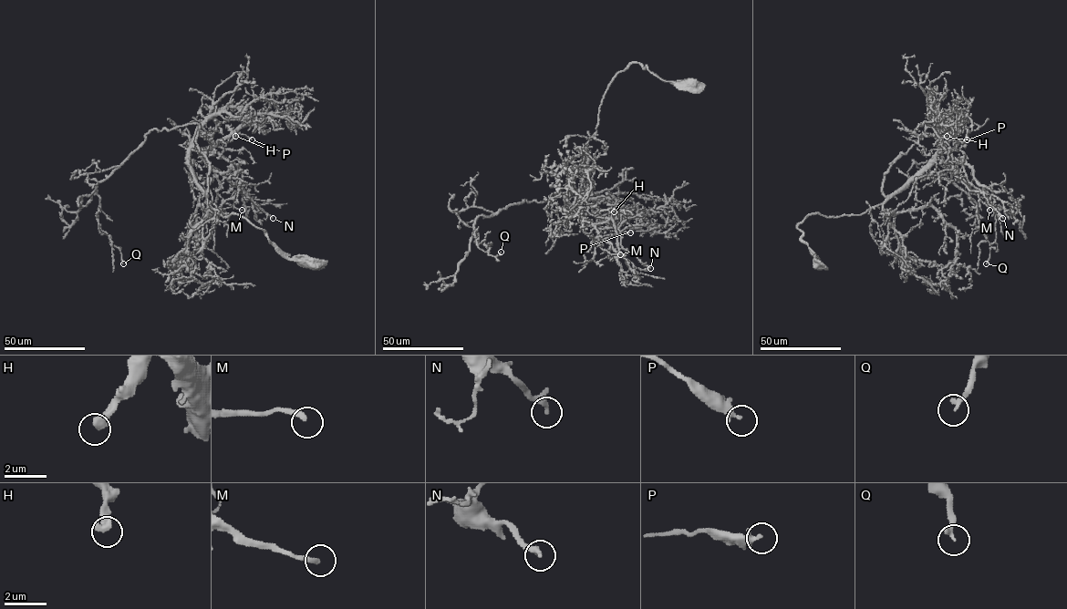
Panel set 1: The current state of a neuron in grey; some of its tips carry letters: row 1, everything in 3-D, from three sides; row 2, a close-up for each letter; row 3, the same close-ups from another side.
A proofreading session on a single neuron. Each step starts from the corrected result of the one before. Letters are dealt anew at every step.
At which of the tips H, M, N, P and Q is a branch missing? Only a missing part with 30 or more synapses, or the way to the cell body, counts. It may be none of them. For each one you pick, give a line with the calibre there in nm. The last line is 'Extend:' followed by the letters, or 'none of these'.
H: calibre 480 nm
M: calibre 260 nm
Extend: H, M

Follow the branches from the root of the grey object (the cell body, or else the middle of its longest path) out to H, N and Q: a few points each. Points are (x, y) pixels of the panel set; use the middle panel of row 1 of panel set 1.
H: (691, 83), (664, 81), (631, 63), (609, 84), (566, 200), (593, 221), (606, 221), (614, 211)
N: (691, 83), (637, 63), (620, 70), (566, 194), (650, 268)
Q: (691, 83), (637, 63), (620, 70), (577, 190), (477, 218), (476, 245), (501, 252)

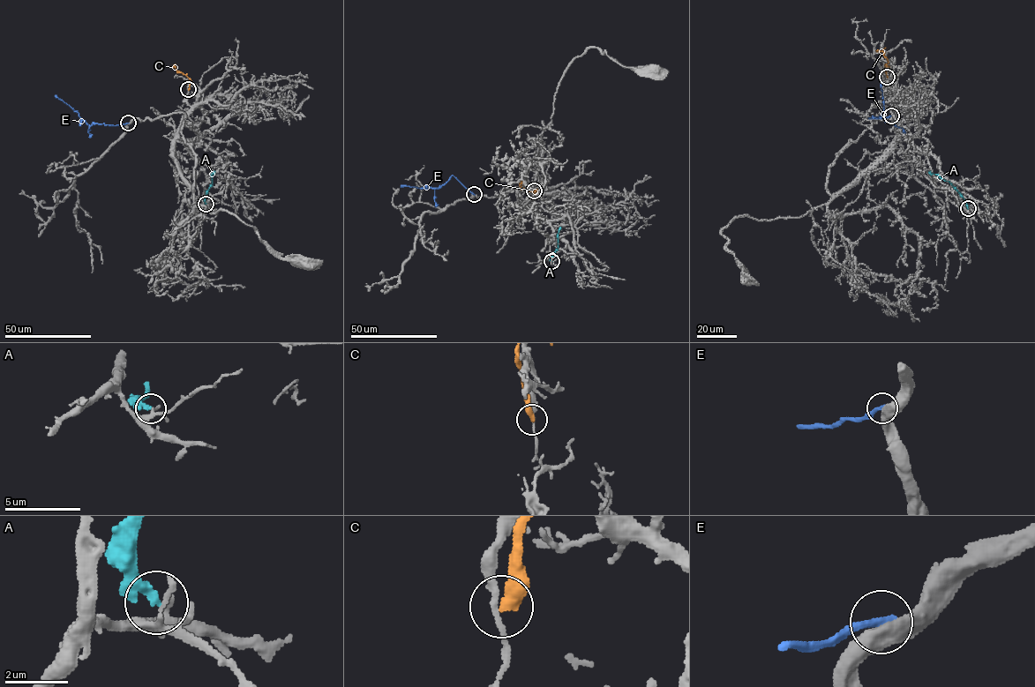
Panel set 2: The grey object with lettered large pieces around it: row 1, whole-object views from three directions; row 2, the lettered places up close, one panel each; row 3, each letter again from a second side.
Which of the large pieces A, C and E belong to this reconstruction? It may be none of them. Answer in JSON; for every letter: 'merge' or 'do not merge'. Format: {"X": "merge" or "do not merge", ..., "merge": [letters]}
{"A": "do not merge", "C": "do not merge", "E": "do not merge", "merge": []}

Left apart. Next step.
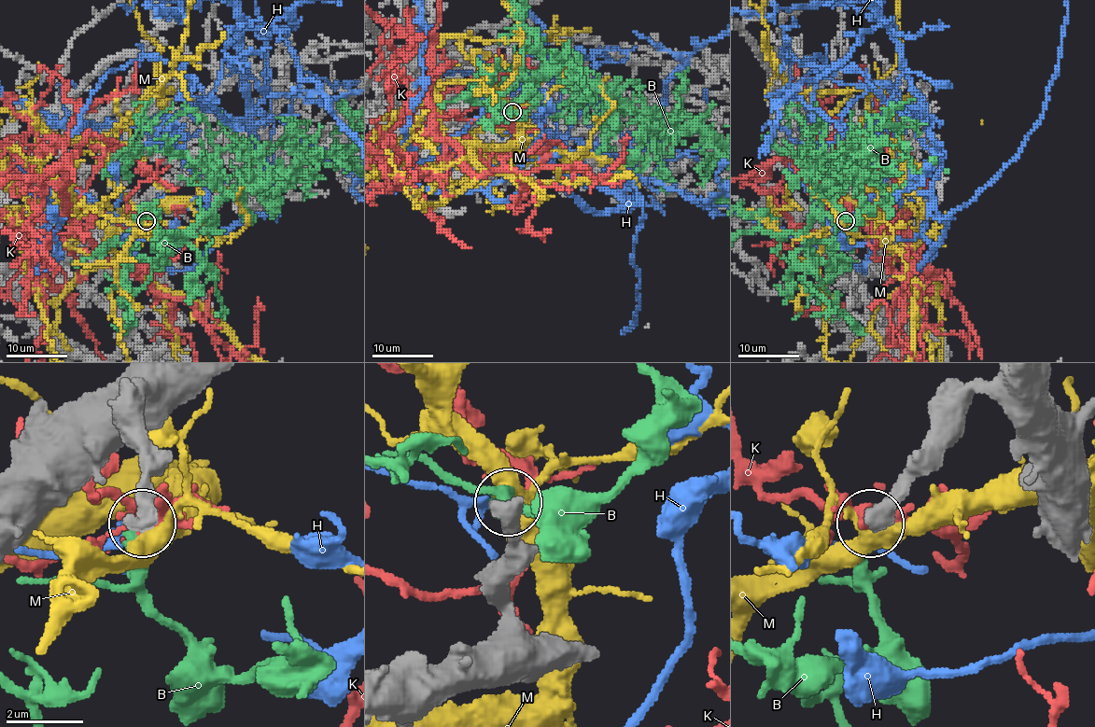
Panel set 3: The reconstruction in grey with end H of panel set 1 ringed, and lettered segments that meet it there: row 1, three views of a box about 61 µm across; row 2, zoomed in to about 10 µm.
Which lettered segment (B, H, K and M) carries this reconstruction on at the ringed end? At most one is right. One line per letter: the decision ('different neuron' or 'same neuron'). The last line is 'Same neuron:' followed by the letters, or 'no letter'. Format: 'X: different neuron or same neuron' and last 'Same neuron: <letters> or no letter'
B: different neuron
H: different neuron
K: different neuron
M: different neuron
Same neuron: no letter

